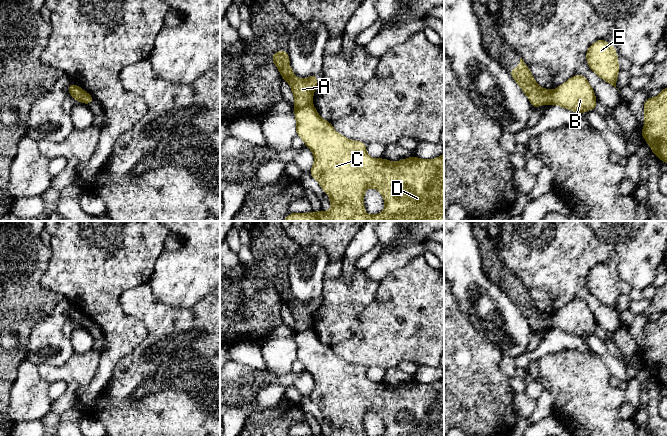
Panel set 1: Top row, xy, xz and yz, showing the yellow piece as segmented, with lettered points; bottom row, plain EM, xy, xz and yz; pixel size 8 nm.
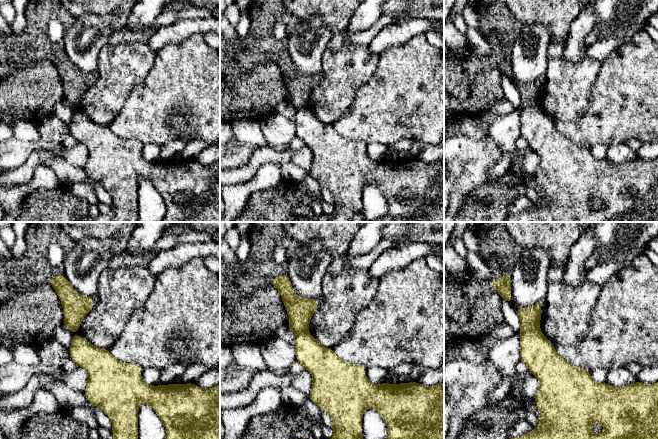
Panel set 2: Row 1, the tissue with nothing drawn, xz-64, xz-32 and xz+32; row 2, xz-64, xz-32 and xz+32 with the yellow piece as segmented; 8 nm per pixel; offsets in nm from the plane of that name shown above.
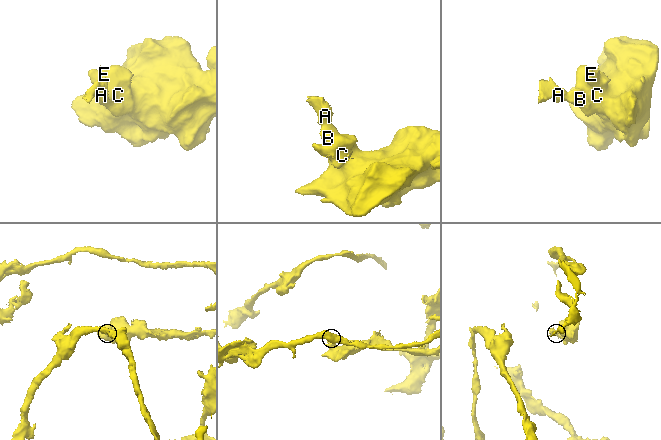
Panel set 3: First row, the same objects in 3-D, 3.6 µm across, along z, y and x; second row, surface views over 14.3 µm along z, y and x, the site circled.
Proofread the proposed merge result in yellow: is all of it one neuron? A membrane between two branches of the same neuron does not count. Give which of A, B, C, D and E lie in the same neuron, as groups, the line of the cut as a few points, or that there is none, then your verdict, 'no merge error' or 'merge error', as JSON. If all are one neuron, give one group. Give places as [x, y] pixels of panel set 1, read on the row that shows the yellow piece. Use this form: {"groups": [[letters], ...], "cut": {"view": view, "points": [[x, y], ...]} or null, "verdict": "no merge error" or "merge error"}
{"groups": [["A"], ["B", "C", "D", "E"]], "cut": {"view": "xz", "points": [[311, 104], [295, 109]]}, "verdict": "merge error"}

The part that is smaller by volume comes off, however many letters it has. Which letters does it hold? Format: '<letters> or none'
A

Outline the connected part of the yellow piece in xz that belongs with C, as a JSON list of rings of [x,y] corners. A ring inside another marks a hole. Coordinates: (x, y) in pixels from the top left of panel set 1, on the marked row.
[[[313,105],[295,109],[296,133],[314,155],[310,175],[330,197],[331,209],[310,213],[290,213],[283,221],[444,221],[444,153],[435,159],[425,160],[412,156],[397,162],[385,158],[374,159],[366,152],[366,144],[339,134],[331,122],[320,117]],[[373,187],[385,201],[385,209],[377,215],[368,215],[364,209],[364,193]]]

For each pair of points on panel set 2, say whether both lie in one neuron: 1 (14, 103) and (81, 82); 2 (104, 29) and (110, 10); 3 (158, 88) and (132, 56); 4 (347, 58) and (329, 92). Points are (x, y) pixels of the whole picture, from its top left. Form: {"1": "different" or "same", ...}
{"1": "different", "2": "different", "3": "different", "4": "same"}

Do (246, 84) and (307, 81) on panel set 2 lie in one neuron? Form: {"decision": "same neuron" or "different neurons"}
{"decision": "different neurons"}

